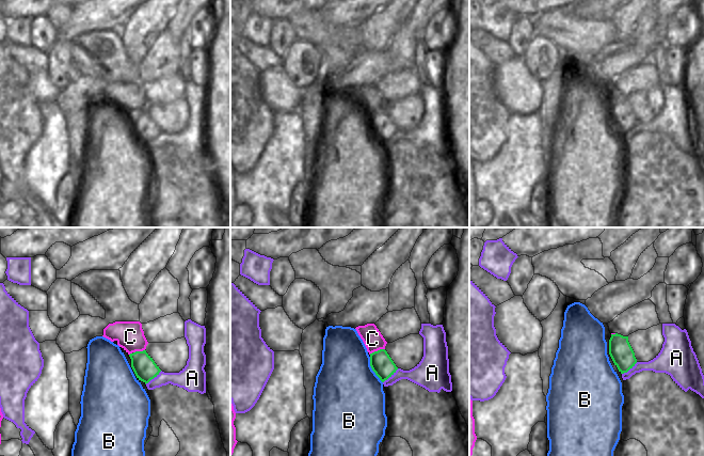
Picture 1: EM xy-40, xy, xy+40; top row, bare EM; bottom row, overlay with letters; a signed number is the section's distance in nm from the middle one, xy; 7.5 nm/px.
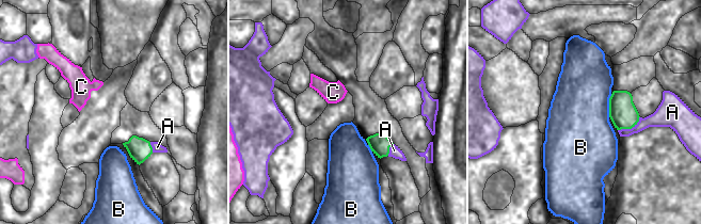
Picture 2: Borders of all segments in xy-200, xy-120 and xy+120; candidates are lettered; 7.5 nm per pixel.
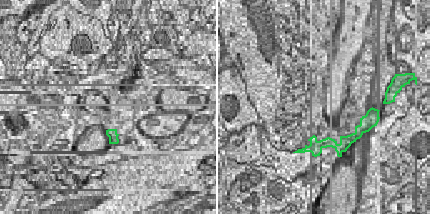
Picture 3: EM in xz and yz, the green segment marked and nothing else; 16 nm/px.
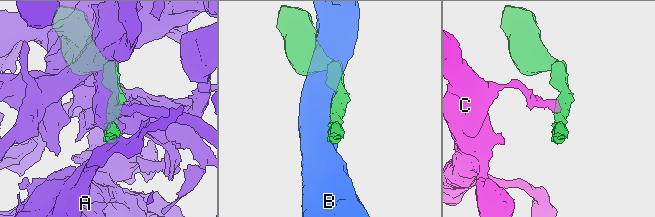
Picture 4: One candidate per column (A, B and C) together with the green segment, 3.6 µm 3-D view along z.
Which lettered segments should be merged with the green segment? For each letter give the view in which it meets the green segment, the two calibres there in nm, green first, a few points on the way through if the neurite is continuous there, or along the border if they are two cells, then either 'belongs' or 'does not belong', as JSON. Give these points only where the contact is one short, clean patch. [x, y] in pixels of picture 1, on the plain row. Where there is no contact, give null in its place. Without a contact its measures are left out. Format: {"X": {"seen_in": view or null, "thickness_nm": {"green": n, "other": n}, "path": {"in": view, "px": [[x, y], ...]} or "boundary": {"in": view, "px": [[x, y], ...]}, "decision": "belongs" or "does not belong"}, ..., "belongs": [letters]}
{"A": {"seen_in": "xy", "thickness_nm": {"green": 160, "other": 170}, "decision": "does not belong"}, "B": {"seen_in": "xy", "thickness_nm": {"green": 160, "other": 500}, "decision": "does not belong"}, "C": {"seen_in": "xy", "thickness_nm": {"green": 160, "other": 150}, "boundary": {"in": "xy", "px": [[384, 109], [369, 114]]}, "decision": "does not belong"}, "belongs": []}

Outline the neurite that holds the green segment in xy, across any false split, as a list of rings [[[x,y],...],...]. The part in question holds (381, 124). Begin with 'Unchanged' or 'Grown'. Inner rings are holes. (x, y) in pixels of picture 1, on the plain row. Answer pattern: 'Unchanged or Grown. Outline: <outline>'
Unchanged. Outline: [[[385,110],[370,114],[370,127],[382,143],[391,138],[398,130]]]

